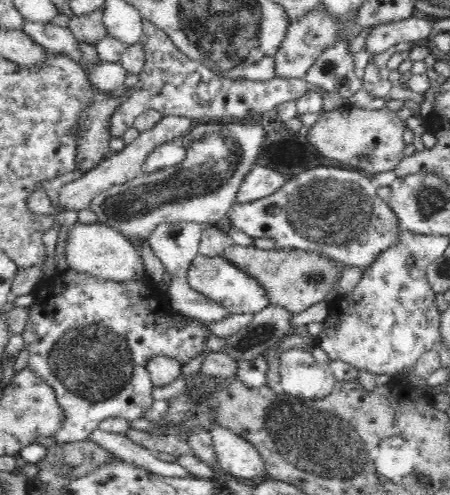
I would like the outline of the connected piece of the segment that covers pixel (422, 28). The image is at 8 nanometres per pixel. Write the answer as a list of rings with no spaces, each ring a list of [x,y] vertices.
[[[415,14],[400,22],[380,24],[380,26],[370,28],[363,48],[371,54],[370,57],[373,57],[400,42],[424,40],[432,36],[432,26],[430,17]]]

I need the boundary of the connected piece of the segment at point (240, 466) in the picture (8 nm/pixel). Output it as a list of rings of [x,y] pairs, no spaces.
[[[218,421],[211,422],[210,434],[213,440],[212,448],[216,453],[221,470],[242,478],[266,475],[264,461],[254,445],[238,436],[235,432],[224,428]]]

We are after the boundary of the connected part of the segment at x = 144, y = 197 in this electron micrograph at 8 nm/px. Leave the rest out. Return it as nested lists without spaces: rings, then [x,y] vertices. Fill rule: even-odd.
[[[246,119],[237,122],[195,123],[190,132],[179,139],[184,145],[186,158],[176,166],[179,173],[162,174],[162,169],[150,174],[140,173],[134,180],[124,184],[114,185],[96,195],[89,209],[98,216],[98,223],[118,230],[125,238],[148,241],[153,231],[162,224],[177,224],[194,222],[205,227],[220,221],[228,209],[235,204],[235,198],[244,177],[254,166],[254,160],[264,142],[265,132],[258,122],[247,122]]]

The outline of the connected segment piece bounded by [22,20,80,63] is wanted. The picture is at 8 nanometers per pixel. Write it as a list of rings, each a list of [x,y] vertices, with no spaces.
[[[25,20],[24,33],[40,43],[49,52],[66,54],[77,63],[80,62],[79,40],[68,27],[60,27],[48,22],[34,23]]]

